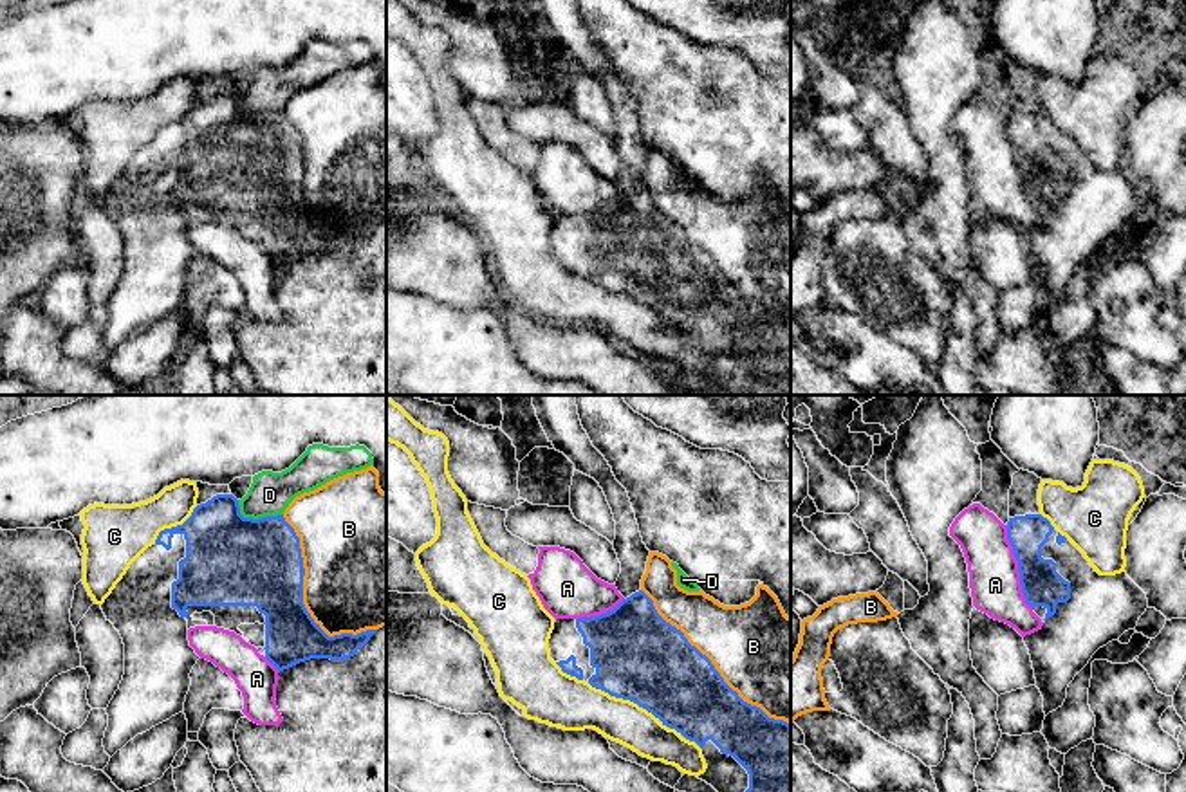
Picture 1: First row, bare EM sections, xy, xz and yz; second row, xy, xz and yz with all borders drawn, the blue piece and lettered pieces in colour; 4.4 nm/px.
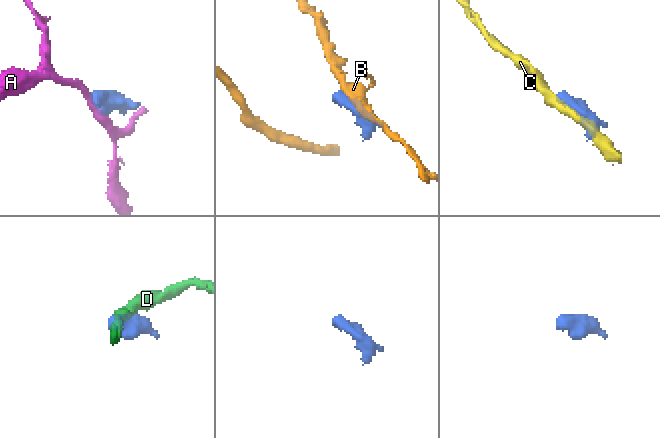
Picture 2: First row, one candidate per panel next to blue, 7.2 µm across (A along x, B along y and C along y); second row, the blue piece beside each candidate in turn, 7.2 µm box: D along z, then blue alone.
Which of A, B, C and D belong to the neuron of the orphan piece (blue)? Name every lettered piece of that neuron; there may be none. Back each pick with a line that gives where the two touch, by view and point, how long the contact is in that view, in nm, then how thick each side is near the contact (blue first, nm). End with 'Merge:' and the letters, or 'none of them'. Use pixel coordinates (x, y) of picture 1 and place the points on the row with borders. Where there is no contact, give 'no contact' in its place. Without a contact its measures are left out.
Merge: none of them

